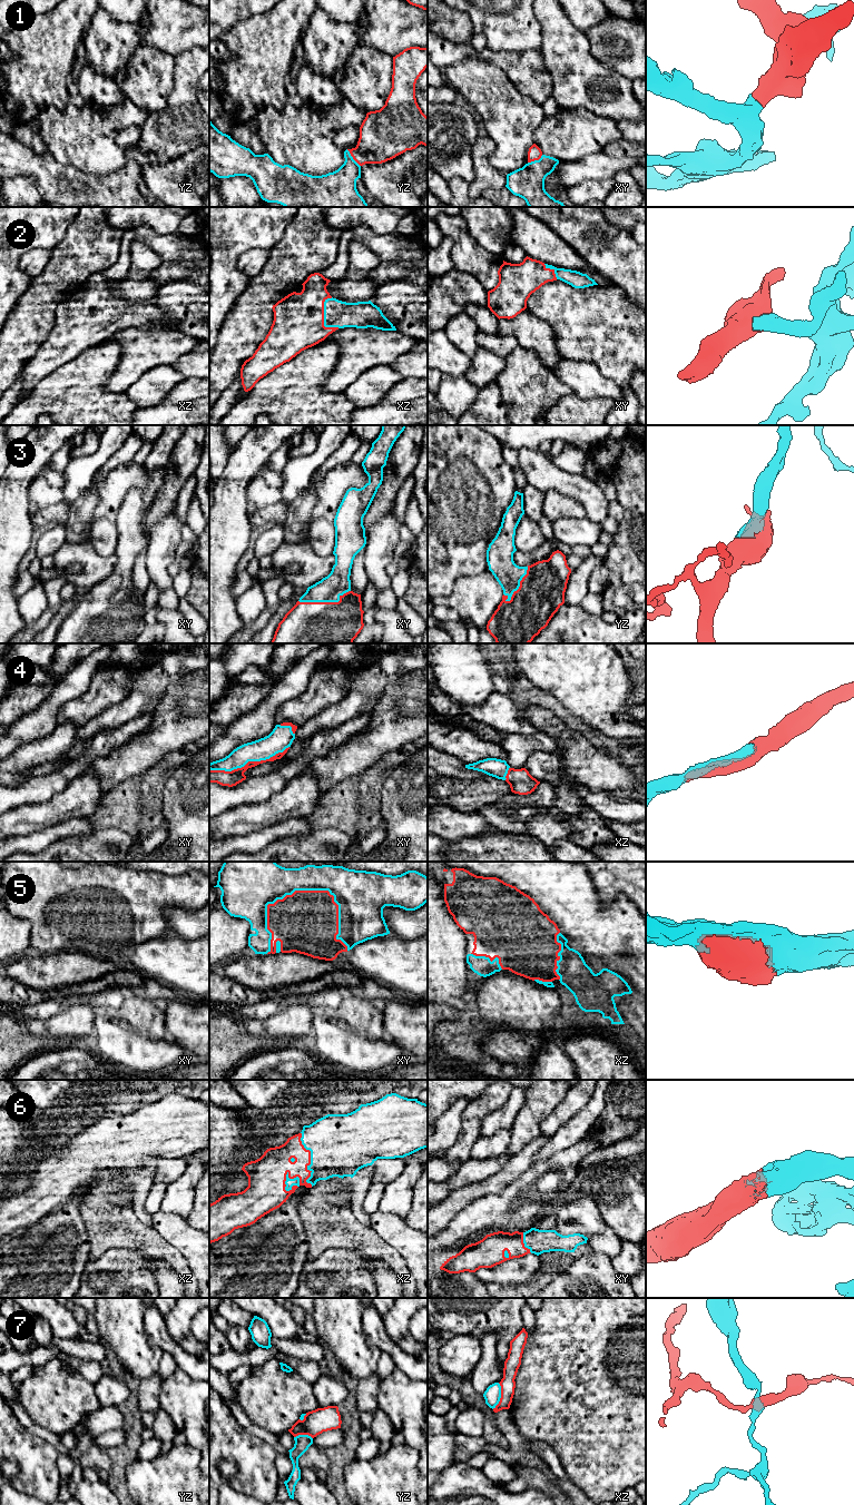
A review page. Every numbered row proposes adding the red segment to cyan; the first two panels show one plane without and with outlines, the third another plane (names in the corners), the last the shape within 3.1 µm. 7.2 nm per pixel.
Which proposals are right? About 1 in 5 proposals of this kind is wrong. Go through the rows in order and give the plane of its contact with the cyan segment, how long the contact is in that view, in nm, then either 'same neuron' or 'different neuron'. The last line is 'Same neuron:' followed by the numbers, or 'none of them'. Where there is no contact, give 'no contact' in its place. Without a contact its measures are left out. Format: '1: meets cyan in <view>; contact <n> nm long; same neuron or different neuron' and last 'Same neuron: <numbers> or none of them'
1: meets cyan in yz; contact 160 nm long; same neuron
2: meets cyan in xz; contact 240 nm long; same neuron
3: meets cyan in xy; contact 380 nm long; same neuron
4: meets cyan in xy; contact 600 nm long; same neuron
5: meets cyan in xy; contact 650 nm long; same neuron
6: meets cyan in xz; contact 400 nm long; same neuron
7: meets cyan in xz; contact 200 nm long; different neuron
Same neuron: 1, 2, 3, 4, 5, 6

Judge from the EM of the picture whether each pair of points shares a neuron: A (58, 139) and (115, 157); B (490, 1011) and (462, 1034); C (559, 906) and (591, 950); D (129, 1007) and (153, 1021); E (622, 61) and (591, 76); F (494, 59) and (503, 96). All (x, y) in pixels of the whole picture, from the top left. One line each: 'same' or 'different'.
A: same
B: same
C: same
D: same
E: different
F: different

